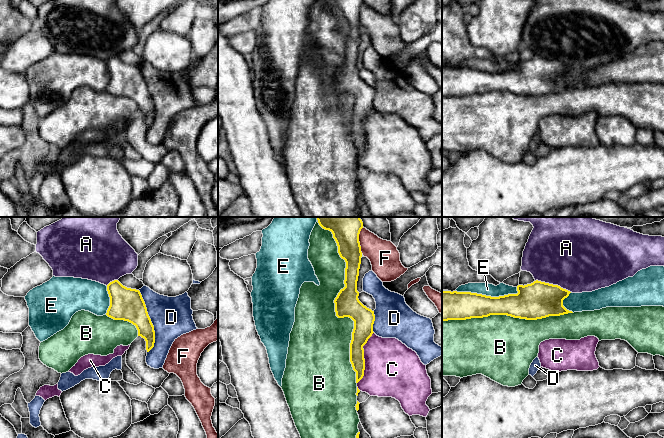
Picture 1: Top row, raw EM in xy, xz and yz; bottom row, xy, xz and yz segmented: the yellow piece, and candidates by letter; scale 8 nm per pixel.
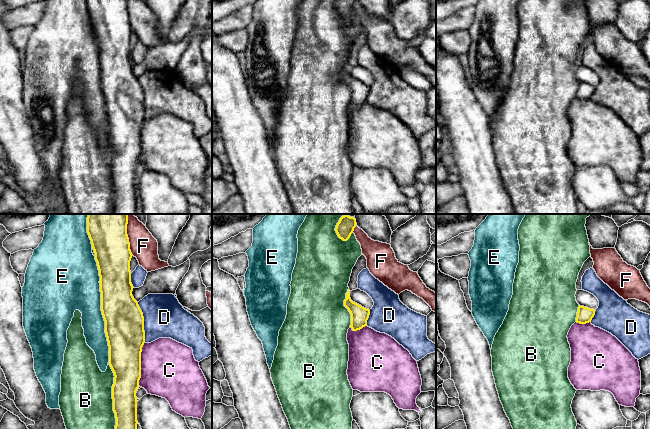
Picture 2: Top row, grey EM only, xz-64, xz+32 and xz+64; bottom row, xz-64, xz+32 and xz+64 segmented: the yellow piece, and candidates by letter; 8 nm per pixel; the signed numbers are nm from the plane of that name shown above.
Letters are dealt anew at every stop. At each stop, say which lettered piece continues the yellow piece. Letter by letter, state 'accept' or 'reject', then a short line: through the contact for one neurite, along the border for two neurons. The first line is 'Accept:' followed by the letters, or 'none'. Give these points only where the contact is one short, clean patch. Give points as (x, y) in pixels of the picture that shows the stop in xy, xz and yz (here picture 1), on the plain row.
Accept: E
A: reject
B: reject
C: reject
D: reject
E: accept
F: reject

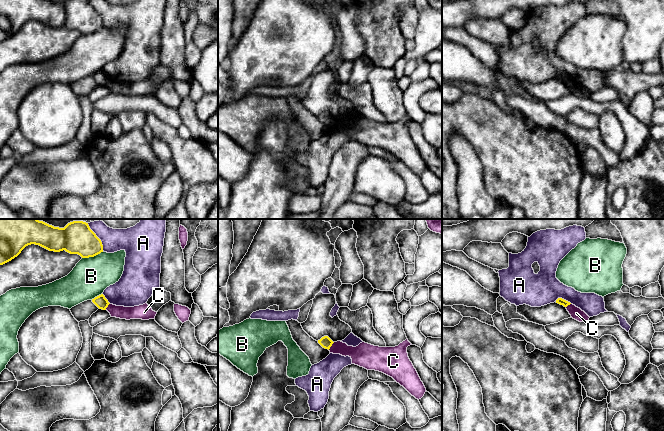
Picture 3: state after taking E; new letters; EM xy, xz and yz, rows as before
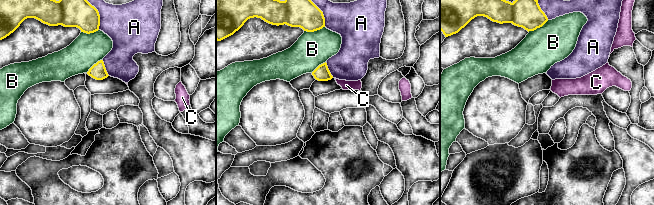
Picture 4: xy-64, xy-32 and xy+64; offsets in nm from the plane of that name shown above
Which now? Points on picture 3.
Accept: none
A: reject
B: reject
C: reject

